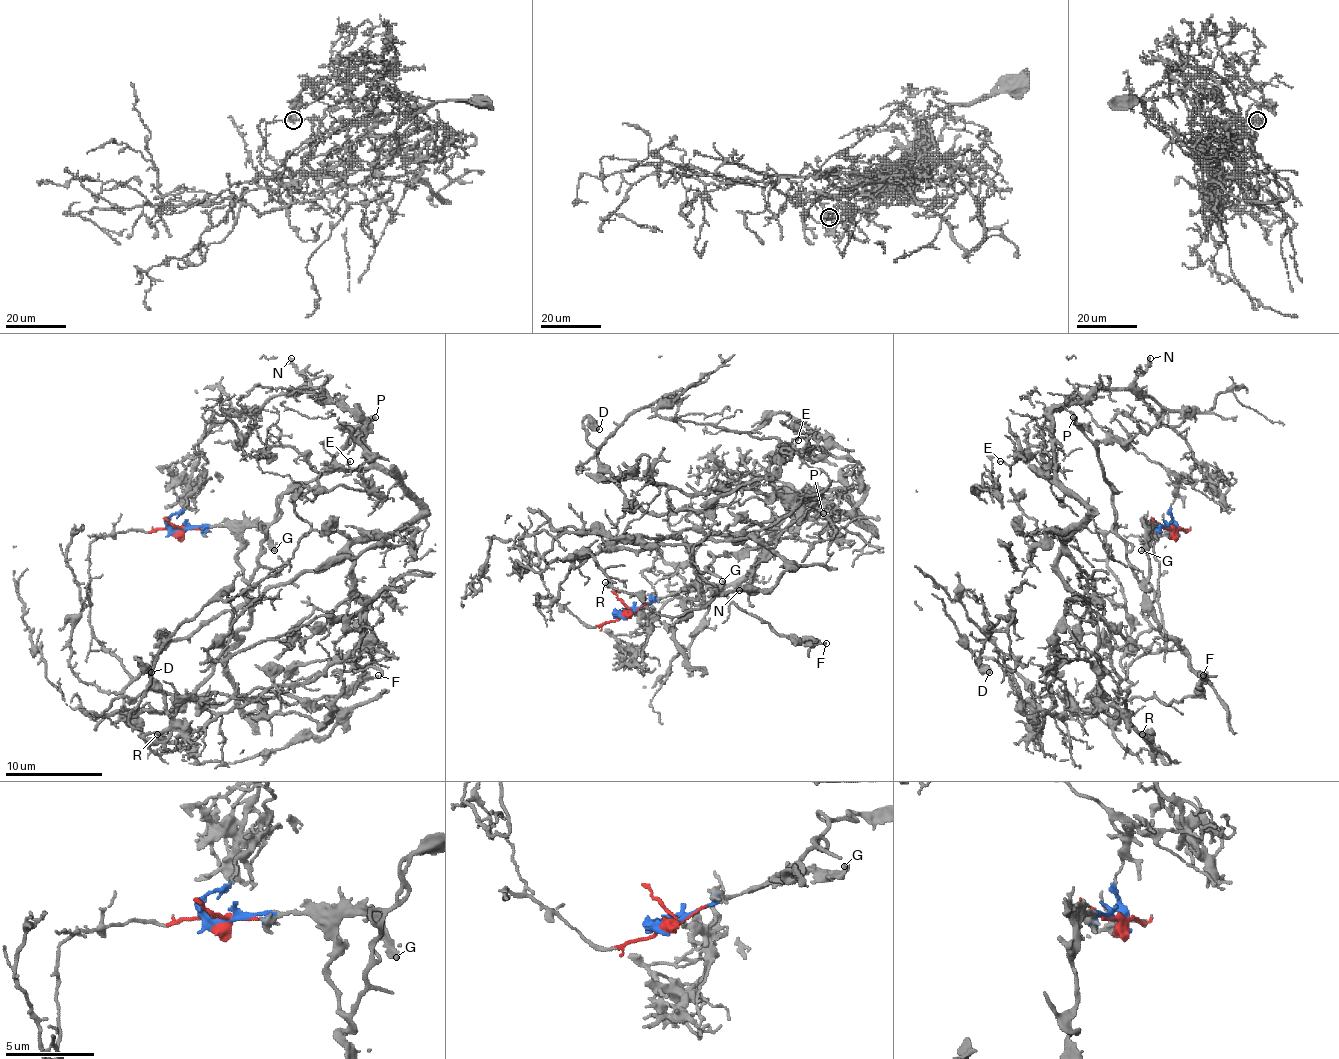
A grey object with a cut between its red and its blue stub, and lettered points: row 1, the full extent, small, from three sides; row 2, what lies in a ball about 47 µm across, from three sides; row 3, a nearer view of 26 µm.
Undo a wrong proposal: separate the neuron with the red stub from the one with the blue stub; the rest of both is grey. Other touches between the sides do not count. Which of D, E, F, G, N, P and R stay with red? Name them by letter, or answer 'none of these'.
D, E, F, N, R

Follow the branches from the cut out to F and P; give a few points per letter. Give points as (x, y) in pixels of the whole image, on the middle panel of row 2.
F: (626, 612), (587, 627), (536, 598), (597, 551), (680, 532), (643, 539), (826, 644)
P: (626, 612), (690, 588), (714, 556), (746, 554), (773, 544), (792, 534), (807, 520), (816, 520), (824, 512)

